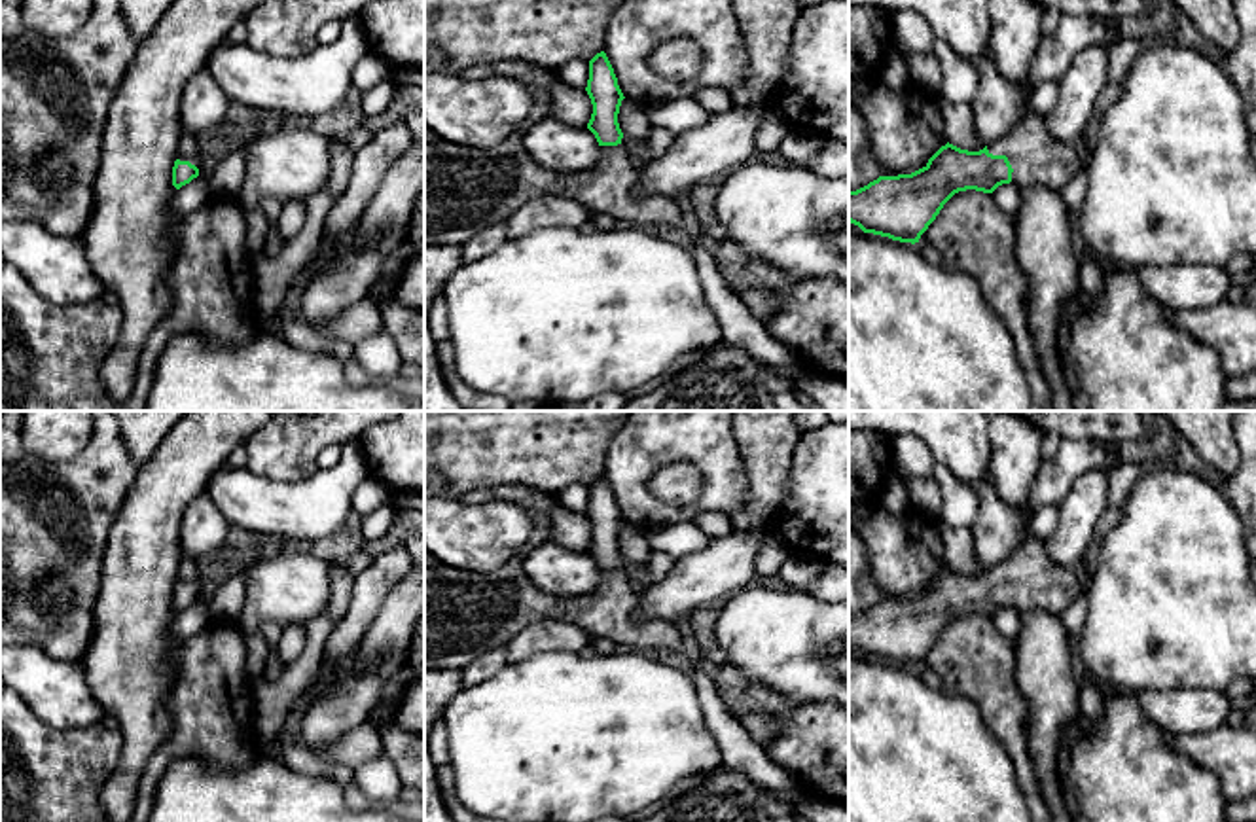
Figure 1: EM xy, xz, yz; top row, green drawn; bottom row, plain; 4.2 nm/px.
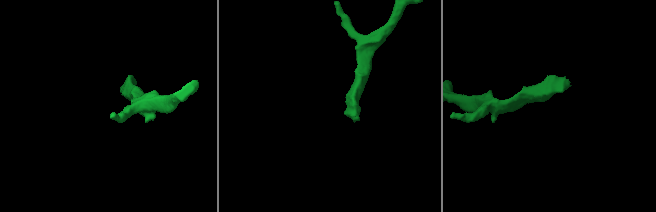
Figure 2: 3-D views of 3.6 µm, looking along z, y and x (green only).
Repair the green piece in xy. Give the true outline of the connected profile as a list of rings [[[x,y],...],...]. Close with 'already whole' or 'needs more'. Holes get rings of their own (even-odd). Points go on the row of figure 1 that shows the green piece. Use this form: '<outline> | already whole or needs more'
[[[184,131],[178,142],[178,153],[172,167],[172,186],[176,189],[201,176],[201,157],[203,150],[197,140],[197,134]]] | needs more

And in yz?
[[[1031,112],[979,152],[947,142],[923,169],[879,176],[849,191],[849,222],[864,233],[915,244],[959,191],[993,193],[1002,184],[1040,184],[1059,193],[1080,170],[1074,146],[1055,140],[1044,116]]] | needs more

